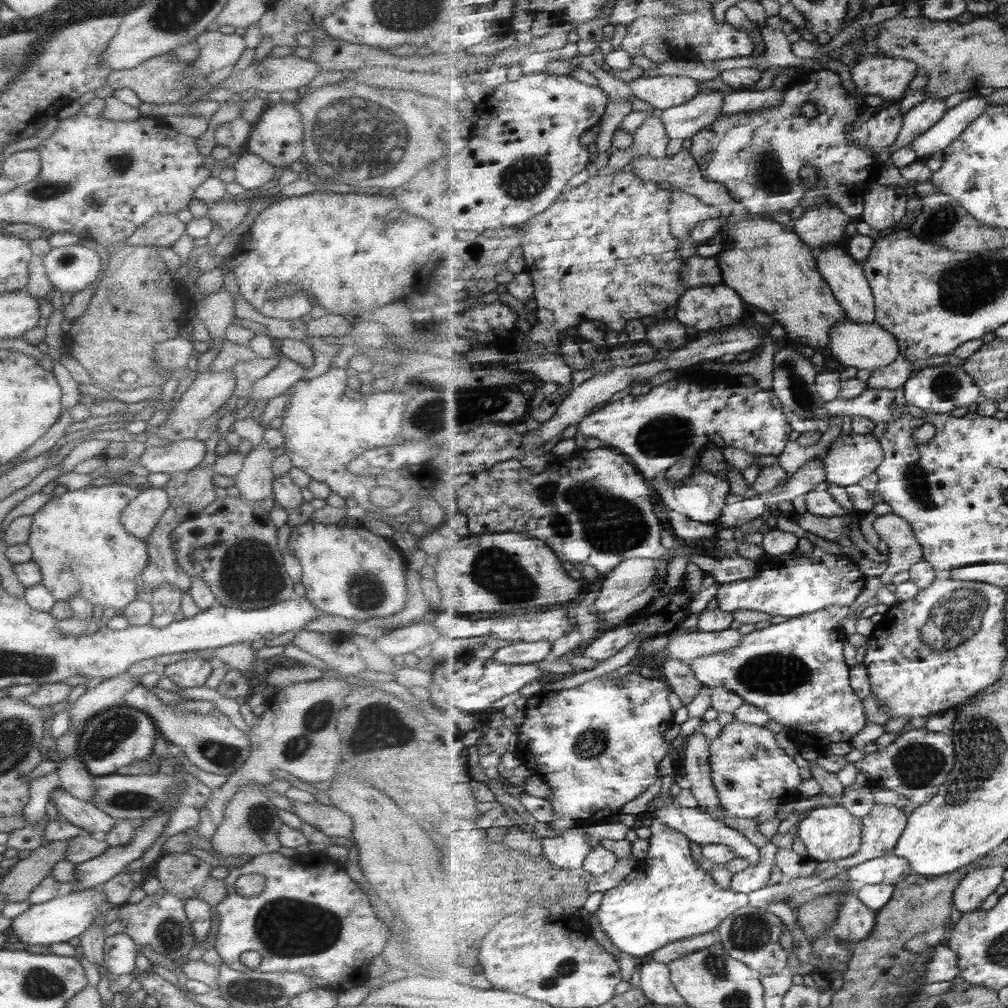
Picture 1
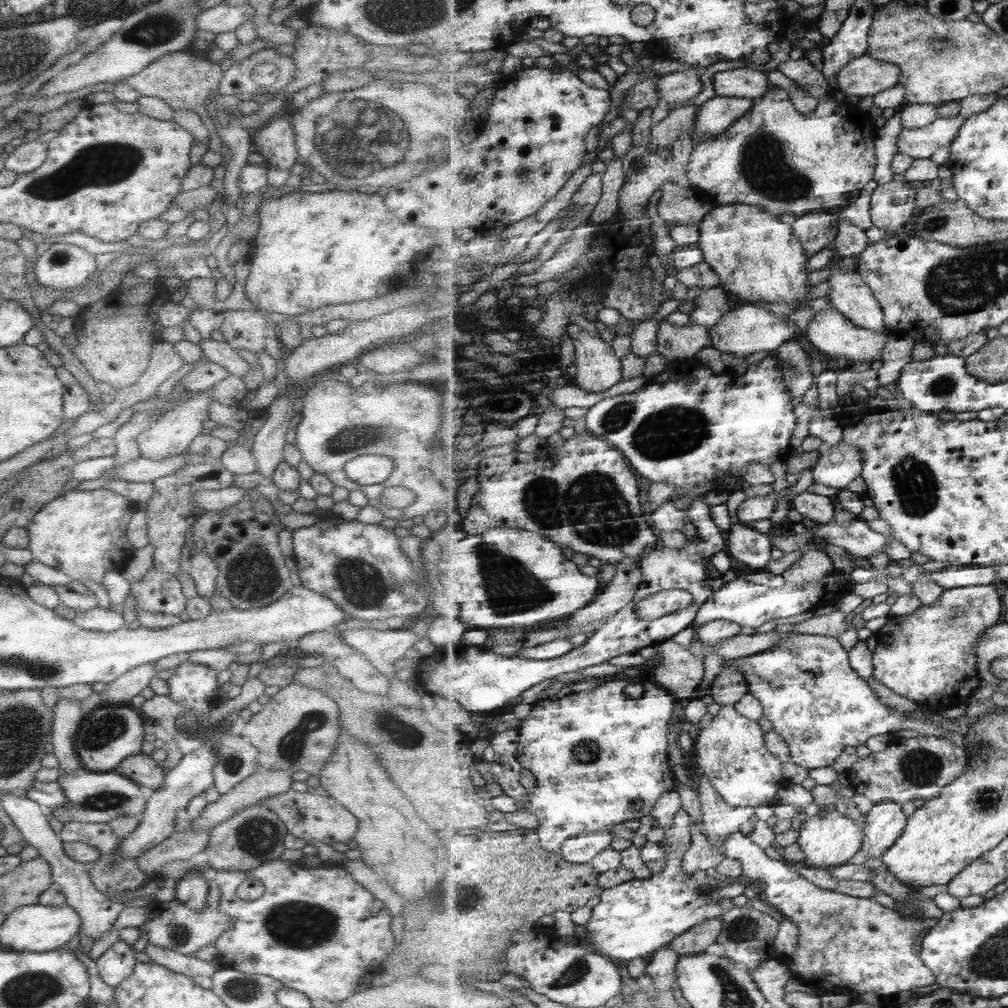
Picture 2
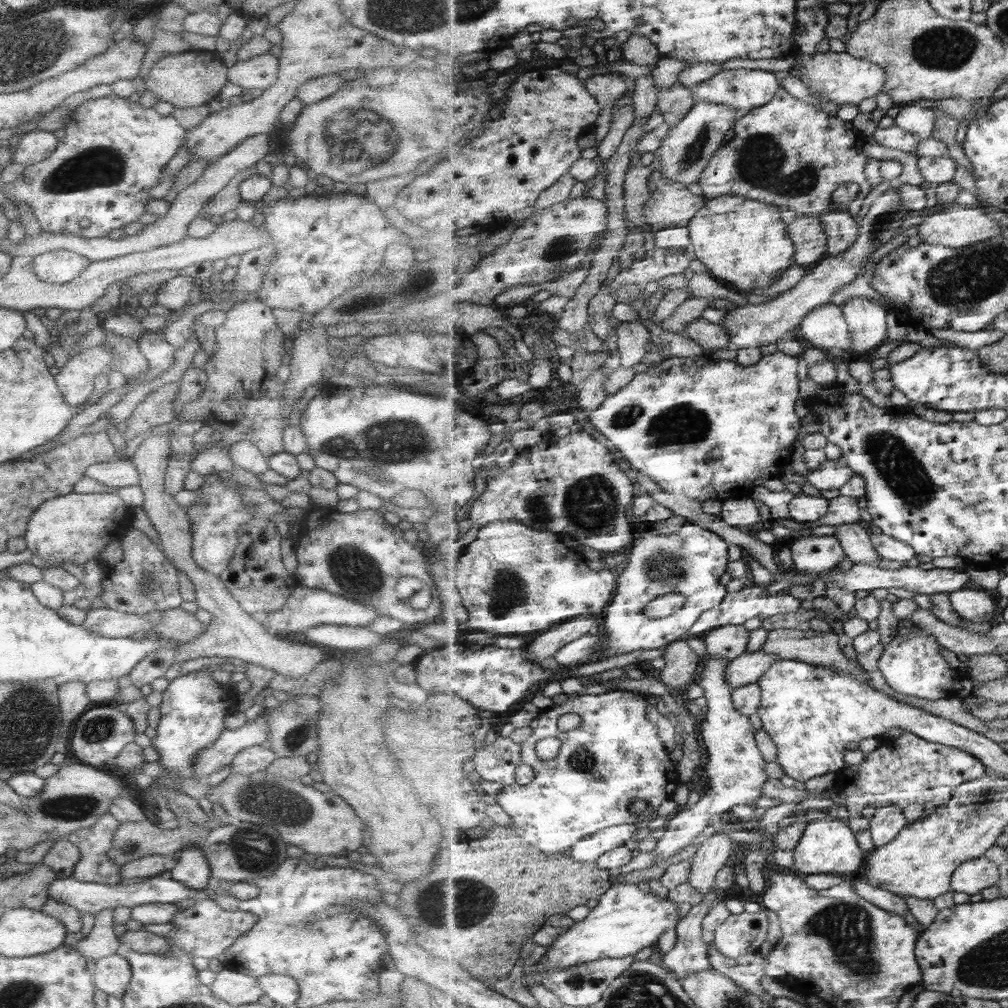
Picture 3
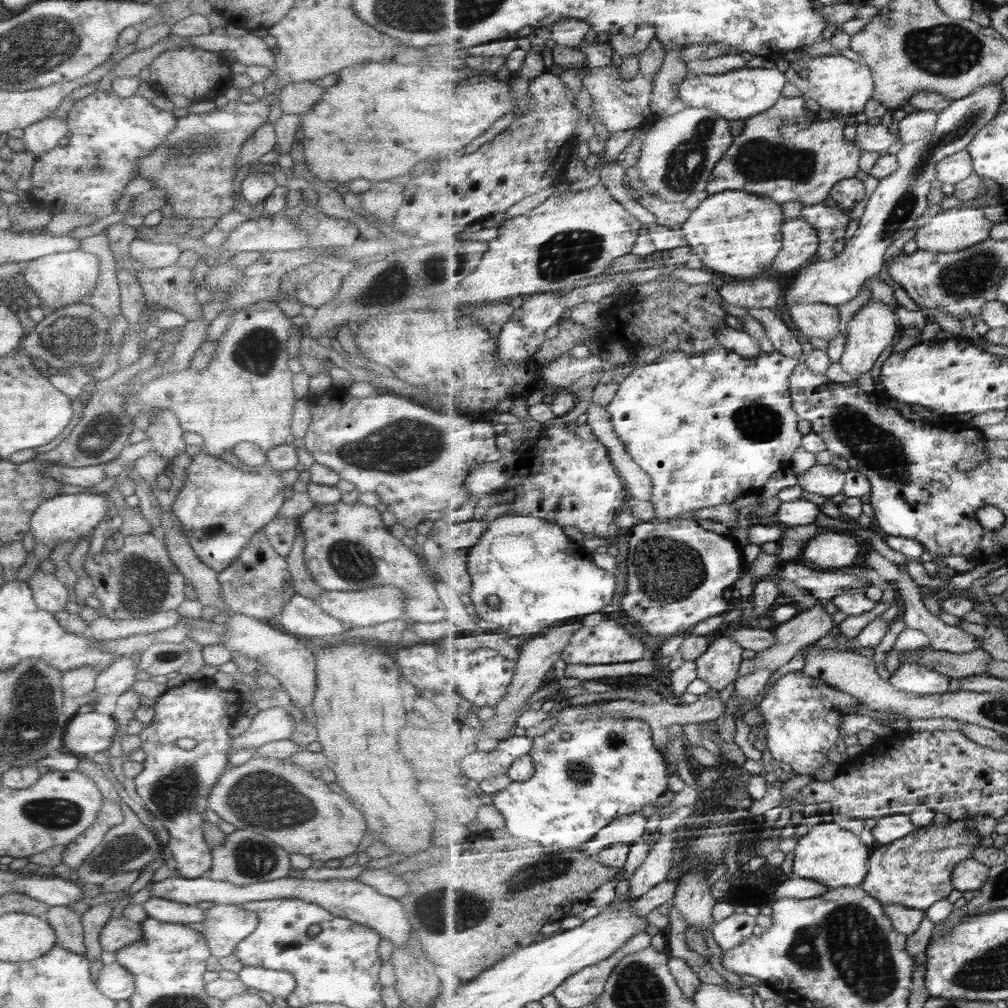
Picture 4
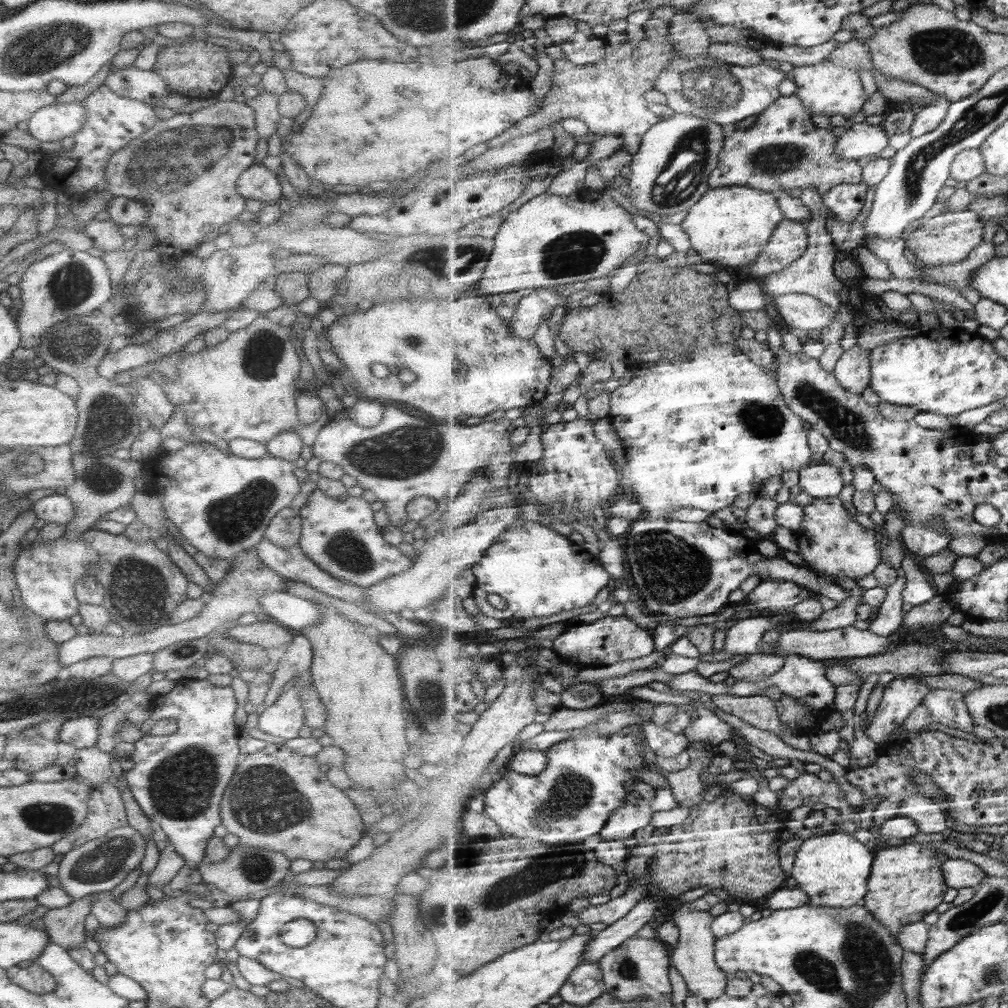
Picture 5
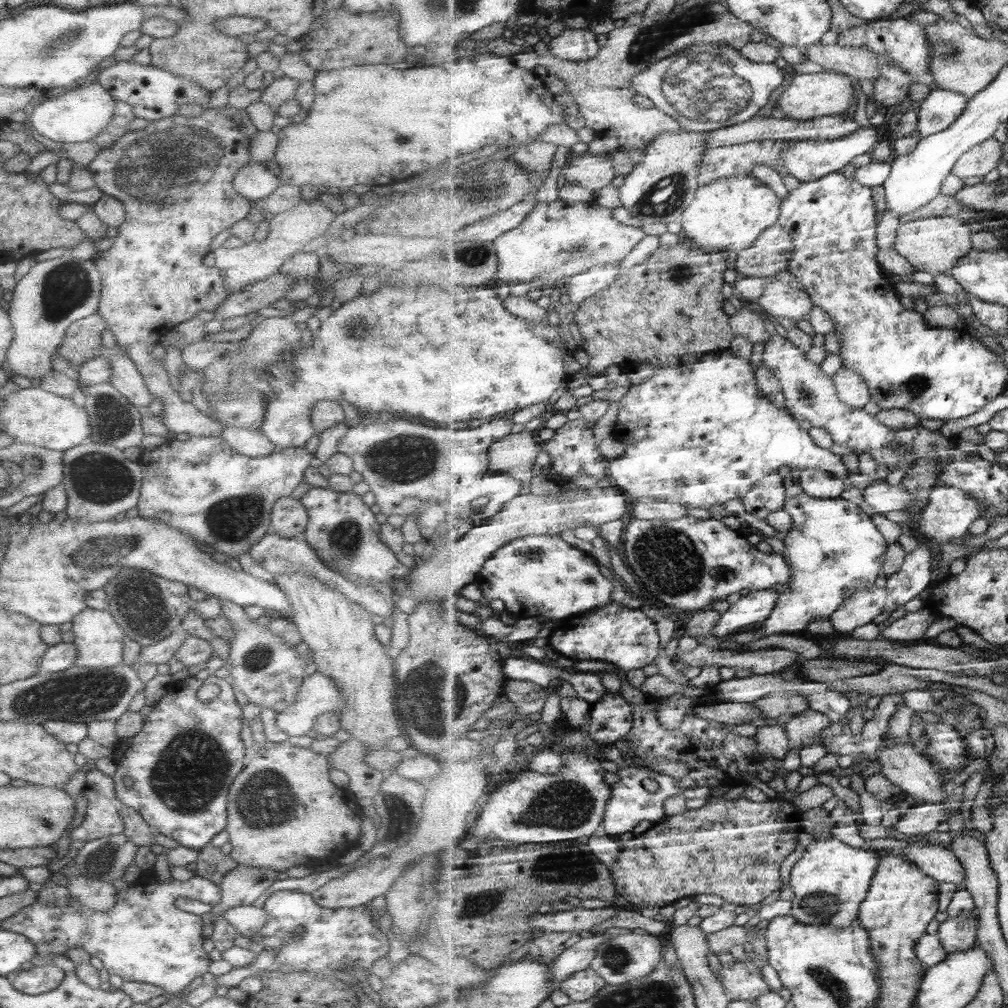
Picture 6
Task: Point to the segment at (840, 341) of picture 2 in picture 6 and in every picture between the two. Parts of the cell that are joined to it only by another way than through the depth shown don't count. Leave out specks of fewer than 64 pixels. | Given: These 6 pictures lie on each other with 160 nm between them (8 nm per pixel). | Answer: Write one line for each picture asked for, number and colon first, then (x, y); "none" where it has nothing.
3: (826, 327)
4: (824, 321)
5: (801, 311)
6: (780, 300)

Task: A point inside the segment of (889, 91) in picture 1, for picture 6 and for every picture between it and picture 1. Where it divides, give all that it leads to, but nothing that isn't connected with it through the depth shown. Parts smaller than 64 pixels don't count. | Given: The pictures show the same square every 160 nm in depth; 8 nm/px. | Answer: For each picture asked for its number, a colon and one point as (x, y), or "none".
2: (866, 76)
3: (843, 78)
4: (842, 85)
5: (826, 88)
6: (828, 93)

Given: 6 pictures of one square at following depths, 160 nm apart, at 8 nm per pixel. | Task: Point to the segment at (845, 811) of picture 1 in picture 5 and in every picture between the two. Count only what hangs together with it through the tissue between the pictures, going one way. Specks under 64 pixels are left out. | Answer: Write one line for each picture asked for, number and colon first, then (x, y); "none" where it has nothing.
2: (831, 839)
3: (829, 845)
4: (836, 857)
5: (834, 868)

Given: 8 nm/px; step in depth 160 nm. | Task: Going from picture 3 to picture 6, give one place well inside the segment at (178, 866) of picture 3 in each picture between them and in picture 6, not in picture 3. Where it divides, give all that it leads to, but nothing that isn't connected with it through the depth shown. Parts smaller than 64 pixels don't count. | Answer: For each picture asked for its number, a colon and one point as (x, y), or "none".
4: (173, 783)
5: (177, 780)
6: (186, 753)

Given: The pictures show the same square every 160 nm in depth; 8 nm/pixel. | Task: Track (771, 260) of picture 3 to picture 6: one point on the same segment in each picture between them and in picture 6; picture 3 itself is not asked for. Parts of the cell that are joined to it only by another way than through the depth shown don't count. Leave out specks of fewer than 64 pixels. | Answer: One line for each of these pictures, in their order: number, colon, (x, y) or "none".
4: (739, 234)
5: (729, 227)
6: (730, 214)

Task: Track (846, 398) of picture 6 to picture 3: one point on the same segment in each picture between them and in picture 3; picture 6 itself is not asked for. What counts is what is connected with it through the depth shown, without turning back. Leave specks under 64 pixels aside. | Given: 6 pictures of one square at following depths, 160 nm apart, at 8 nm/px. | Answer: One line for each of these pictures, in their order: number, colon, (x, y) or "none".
3: (868, 320)
4: (875, 327)
5: (854, 370)

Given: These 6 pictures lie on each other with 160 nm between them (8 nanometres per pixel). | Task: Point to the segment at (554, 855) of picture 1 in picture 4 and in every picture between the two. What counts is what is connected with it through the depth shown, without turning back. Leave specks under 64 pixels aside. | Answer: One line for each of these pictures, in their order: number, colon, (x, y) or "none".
2: (581, 849)
3: (589, 849)
4: (628, 829)

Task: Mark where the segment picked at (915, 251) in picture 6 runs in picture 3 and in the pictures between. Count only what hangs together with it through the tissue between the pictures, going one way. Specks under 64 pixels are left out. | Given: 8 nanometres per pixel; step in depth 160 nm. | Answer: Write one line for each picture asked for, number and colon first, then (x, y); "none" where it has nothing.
3: (956, 226)
4: (952, 230)
5: (947, 239)

